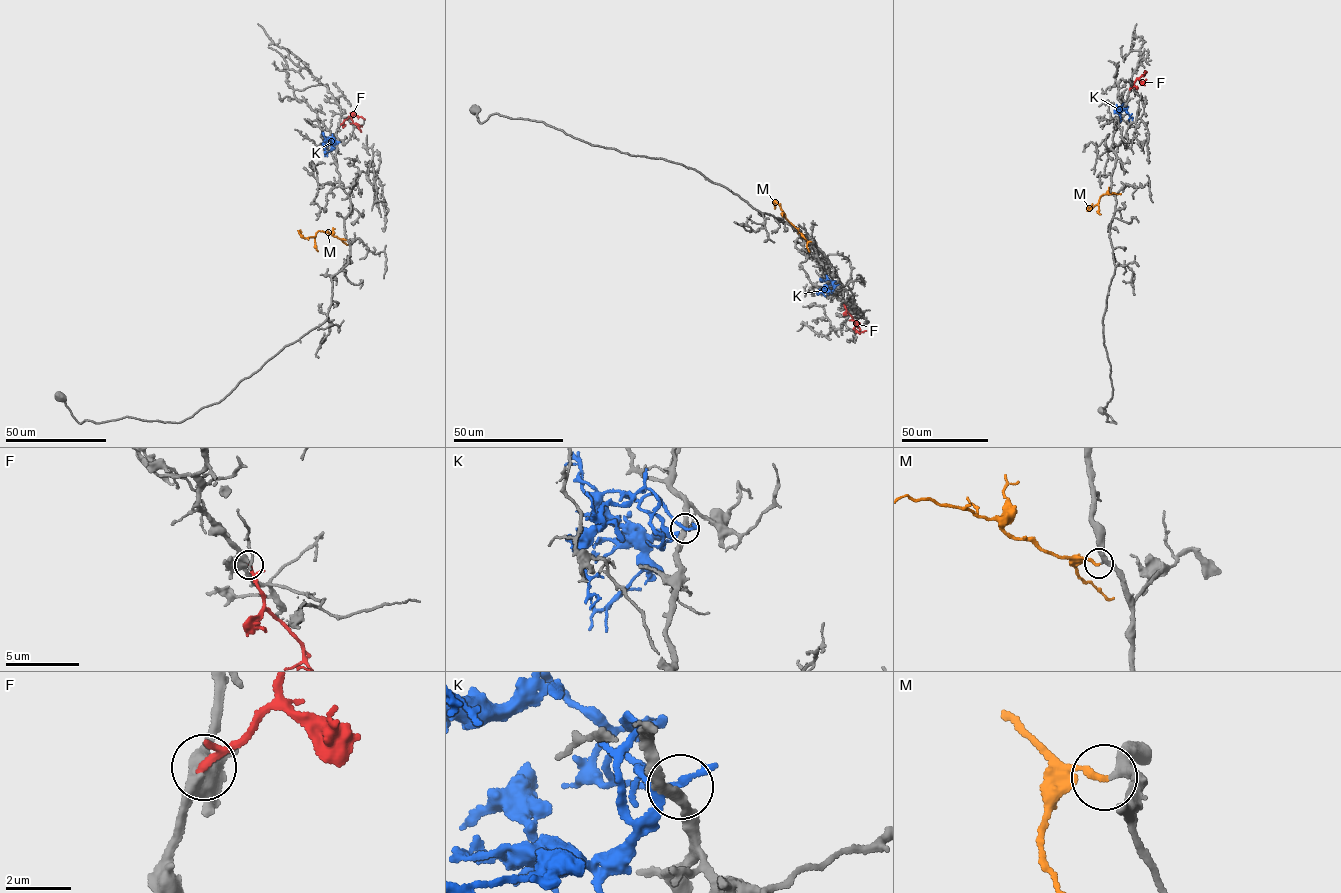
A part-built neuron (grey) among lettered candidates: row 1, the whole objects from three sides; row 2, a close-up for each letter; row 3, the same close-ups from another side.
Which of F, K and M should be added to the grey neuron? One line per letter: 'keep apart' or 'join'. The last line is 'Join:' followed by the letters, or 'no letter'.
F: join
K: keep apart
M: join
Join: F, M

